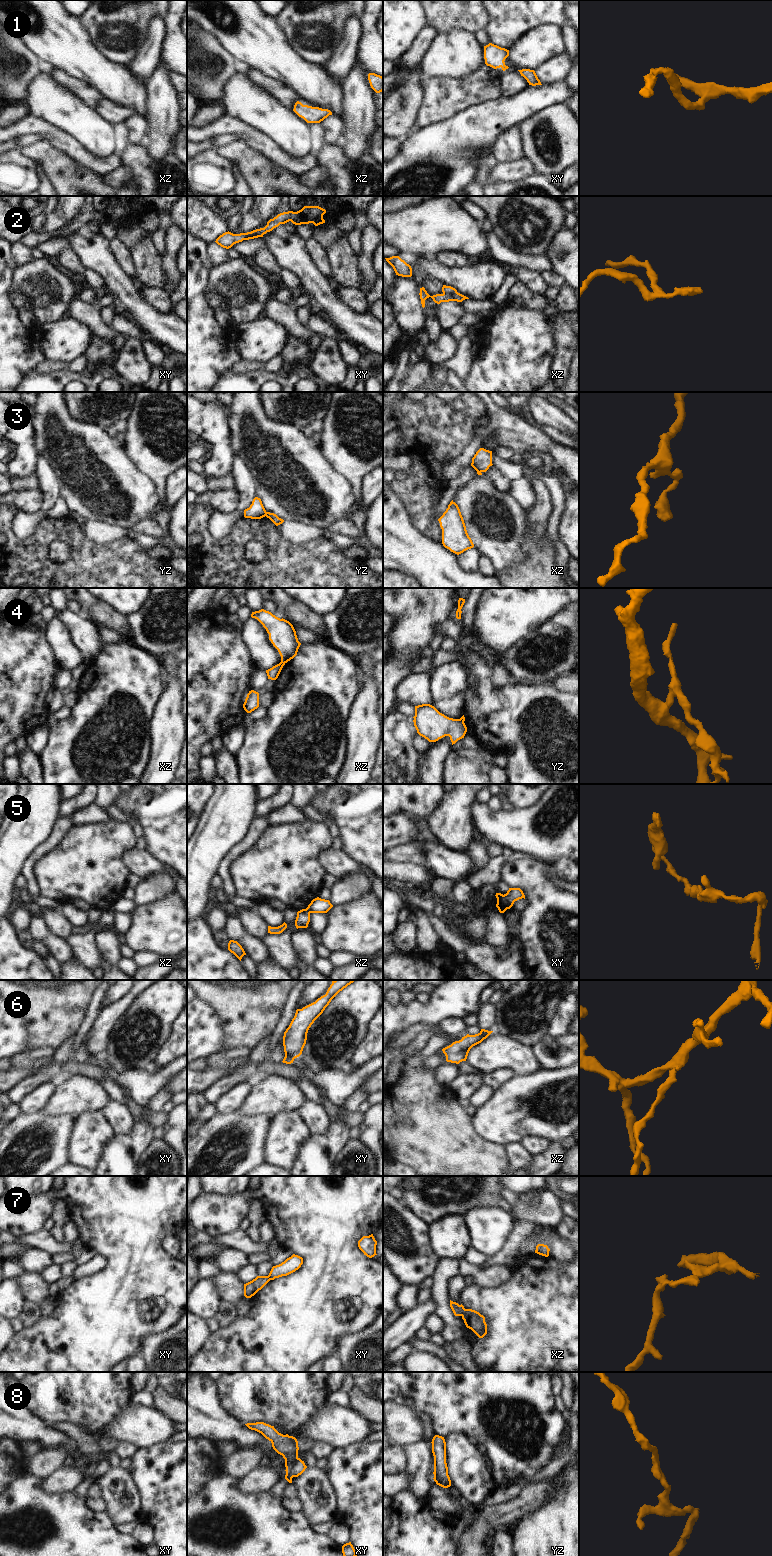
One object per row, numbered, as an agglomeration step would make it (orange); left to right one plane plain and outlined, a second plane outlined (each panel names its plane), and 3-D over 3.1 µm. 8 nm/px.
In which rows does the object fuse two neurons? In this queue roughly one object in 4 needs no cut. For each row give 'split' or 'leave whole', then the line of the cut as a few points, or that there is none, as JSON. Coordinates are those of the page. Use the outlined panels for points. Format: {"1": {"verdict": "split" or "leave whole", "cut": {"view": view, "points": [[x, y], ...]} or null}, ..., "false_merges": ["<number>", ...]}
{"1": {"verdict": "leave whole", "cut": null}, "2": {"verdict": "split", "cut": {"view": "xy", "points": [[257, 230], [254, 234], [248, 234], [243, 239]]}}, "3": {"verdict": "split", "cut": {"view": "yz", "points": [[265, 512], [266, 515]]}}, "4": {"verdict": "split", "cut": {"view": "xz", "points": [[279, 663], [282, 666]]}}, "5": {"verdict": "split", "cut": {"view": "xy", "points": [[503, 895], [508, 908]]}}, "6": {"verdict": "split", "cut": {"view": "xy", "points": [[285, 1056], [294, 1058]]}}, "7": {"verdict": "split", "cut": {"view": "xz", "points": [[465, 1309], [461, 1315]]}}, "8": {"verdict": "split", "cut": {"view": "xy", "points": [[297, 1457], [289, 1469], [291, 1477]]}}, "false_merges": ["2", "3", "4", "5", "6", "7", "8"]}

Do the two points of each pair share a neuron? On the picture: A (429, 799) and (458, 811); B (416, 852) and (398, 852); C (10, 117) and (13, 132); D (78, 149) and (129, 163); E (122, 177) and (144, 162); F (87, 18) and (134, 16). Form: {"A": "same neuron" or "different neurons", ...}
{"A": "different neurons", "B": "same neuron", "C": "different neurons", "D": "different neurons", "E": "same neuron", "F": "same neuron"}

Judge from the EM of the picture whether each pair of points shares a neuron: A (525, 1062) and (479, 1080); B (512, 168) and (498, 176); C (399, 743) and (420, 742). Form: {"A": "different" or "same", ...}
{"A": "different", "B": "same", "C": "different"}

